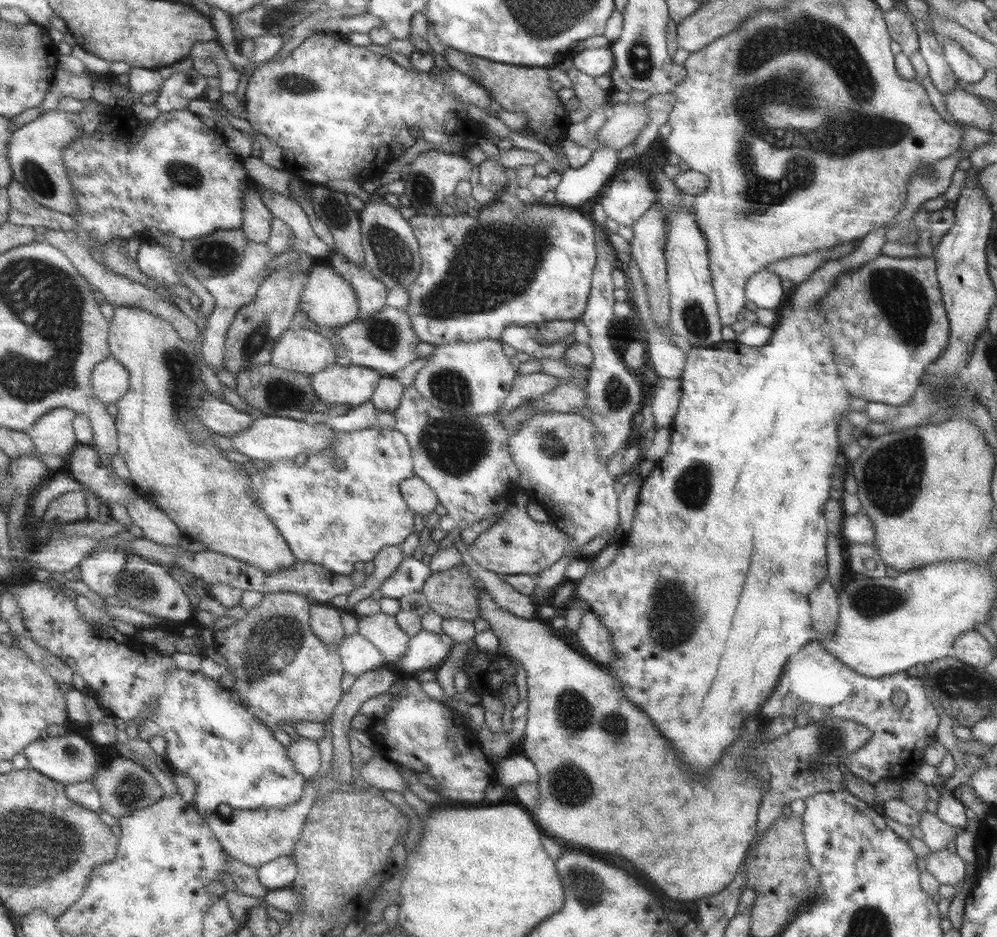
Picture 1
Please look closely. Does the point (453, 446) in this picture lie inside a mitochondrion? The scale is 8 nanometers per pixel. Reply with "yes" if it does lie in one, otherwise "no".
yes

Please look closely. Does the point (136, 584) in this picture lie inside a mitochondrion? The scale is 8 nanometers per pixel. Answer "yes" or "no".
yes

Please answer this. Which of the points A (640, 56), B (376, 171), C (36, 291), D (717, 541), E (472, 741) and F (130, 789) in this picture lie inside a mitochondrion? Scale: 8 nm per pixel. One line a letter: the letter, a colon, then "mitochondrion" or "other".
A: mitochondrion
B: other
C: mitochondrion
D: other
E: other
F: mitochondrion

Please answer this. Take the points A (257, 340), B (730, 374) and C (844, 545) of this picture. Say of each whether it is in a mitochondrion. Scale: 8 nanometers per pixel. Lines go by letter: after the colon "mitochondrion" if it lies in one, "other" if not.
A: mitochondrion
B: other
C: other

